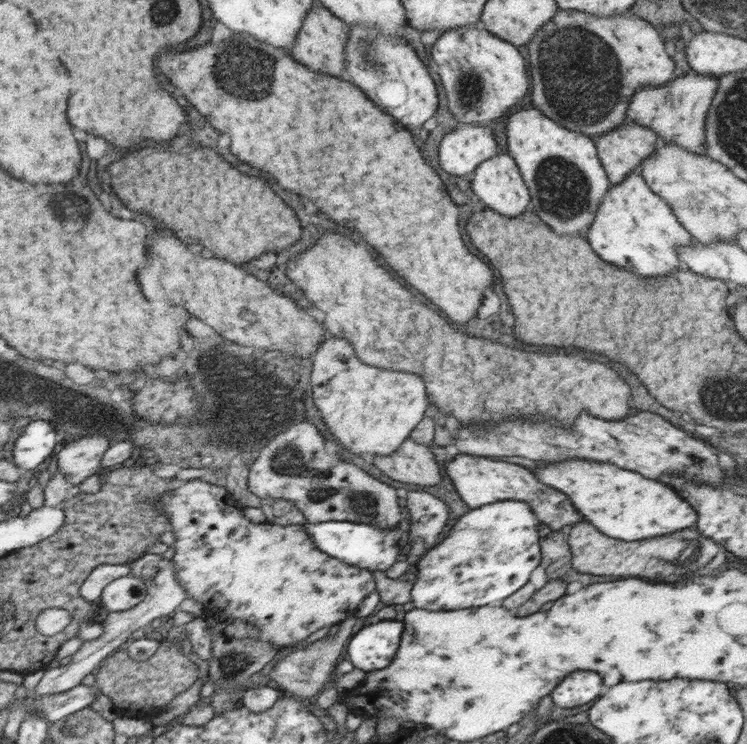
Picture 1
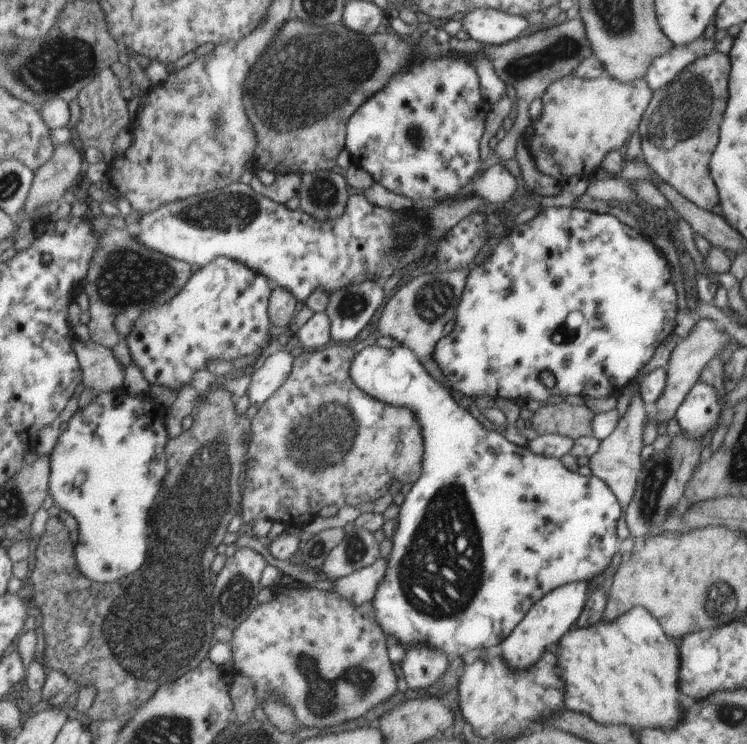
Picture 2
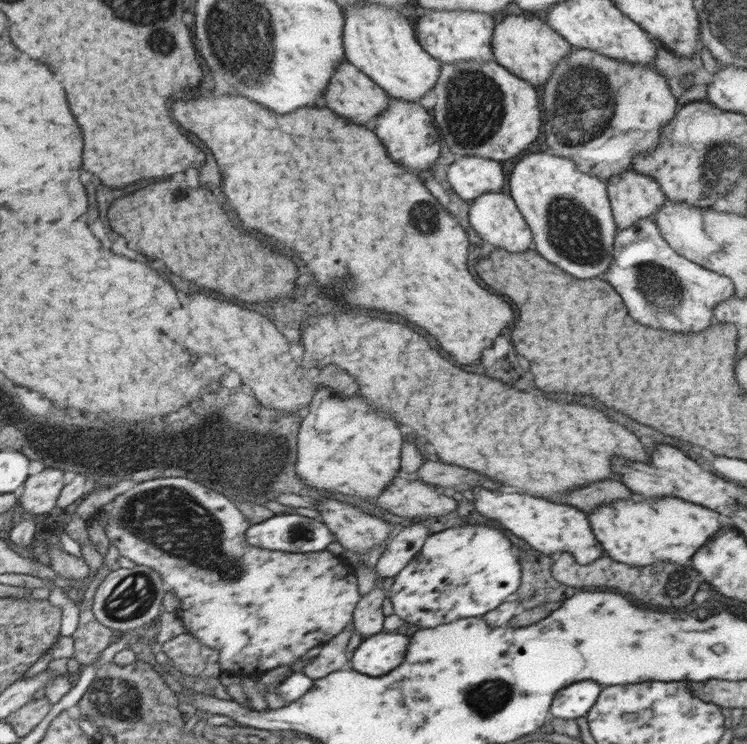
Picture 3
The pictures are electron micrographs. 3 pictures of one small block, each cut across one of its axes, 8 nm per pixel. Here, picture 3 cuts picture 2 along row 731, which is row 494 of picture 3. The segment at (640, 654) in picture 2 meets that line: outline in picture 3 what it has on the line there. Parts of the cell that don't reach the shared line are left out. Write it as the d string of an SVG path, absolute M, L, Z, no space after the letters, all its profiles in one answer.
M635 494L631 500L615 500L597 506L587 514L595 538L603 546L603 554L627 566L645 566L657 560L671 560L685 564L699 544L707 542L721 526L731 522L729 516L721 516L715 510L707 510L699 504L685 502L675 496L643 498Z

